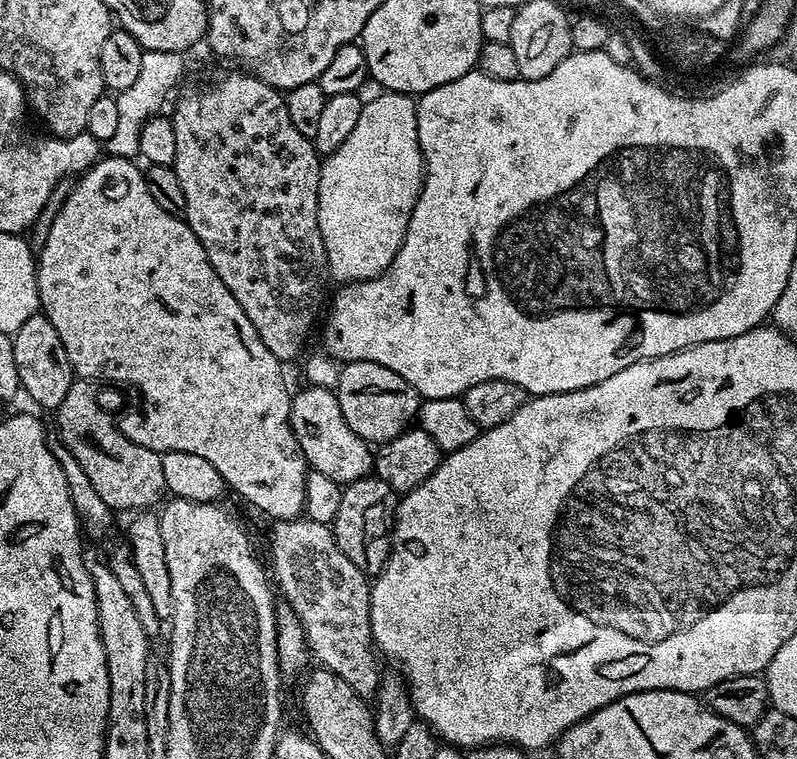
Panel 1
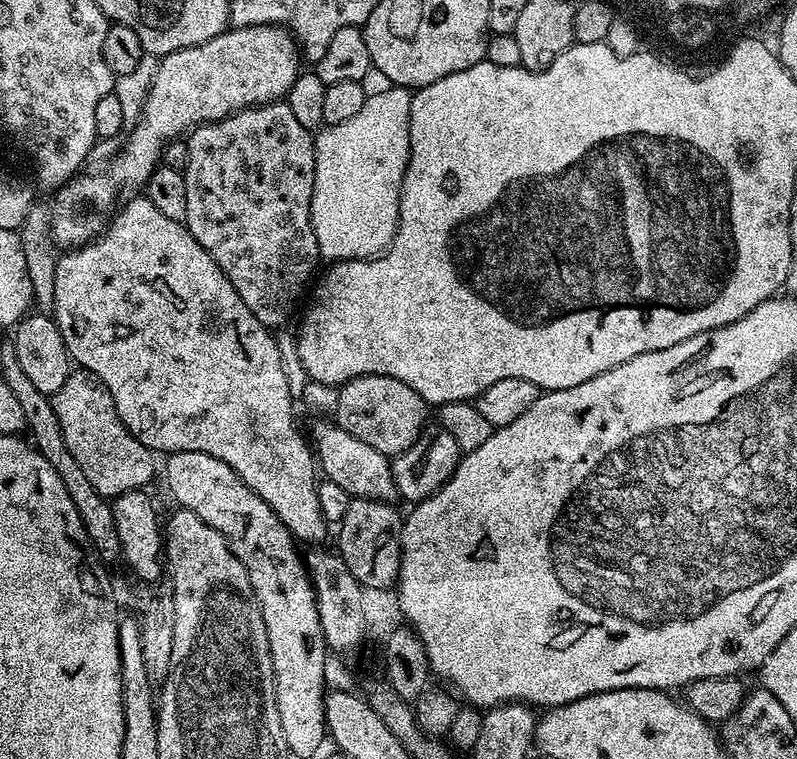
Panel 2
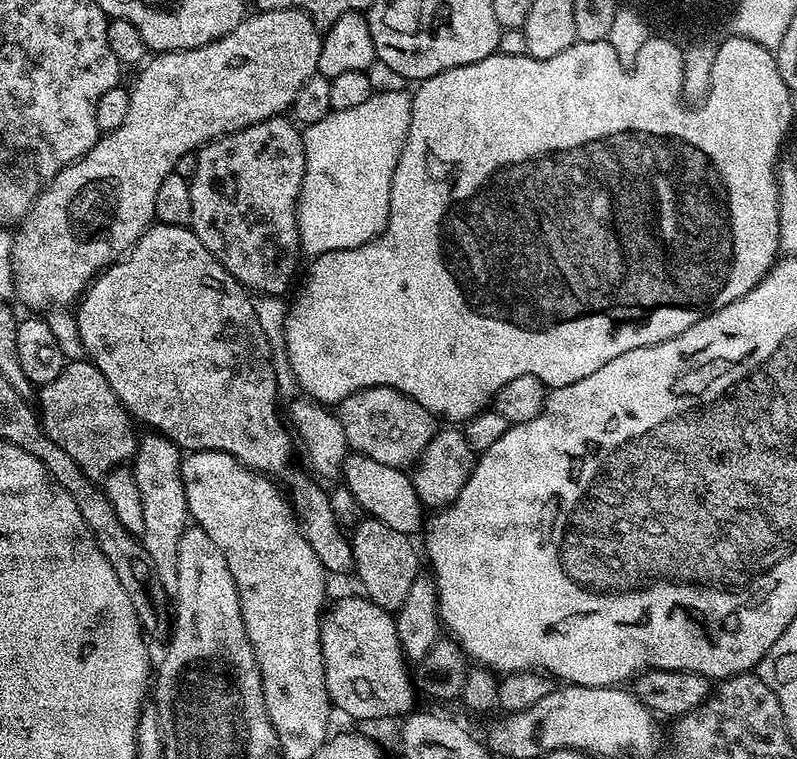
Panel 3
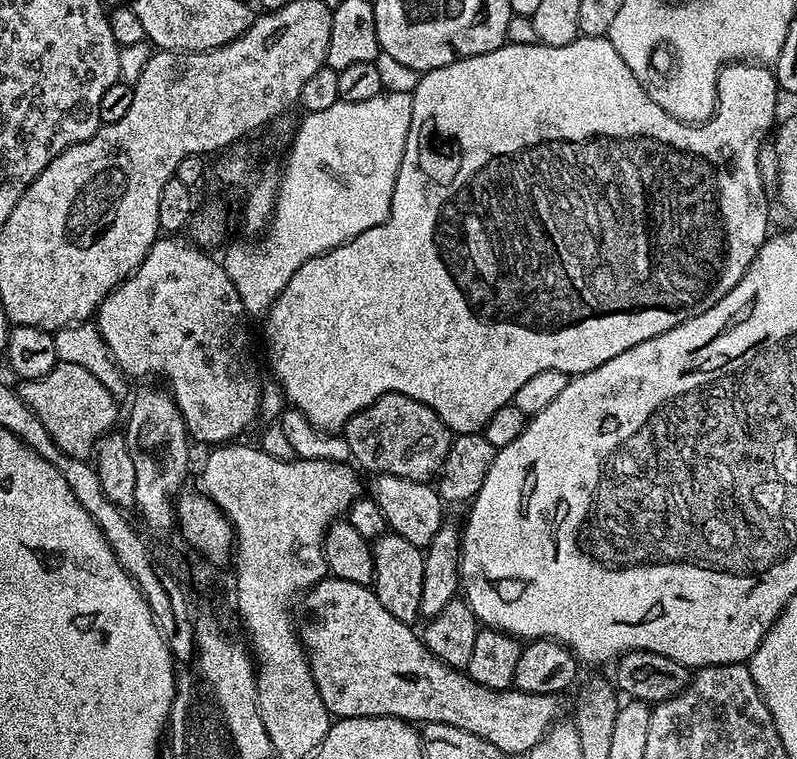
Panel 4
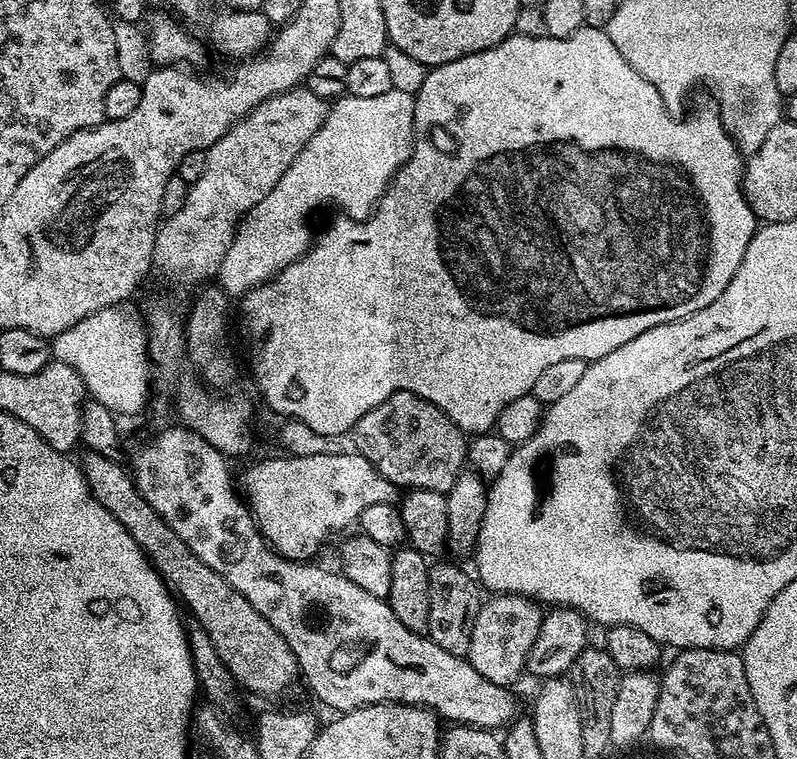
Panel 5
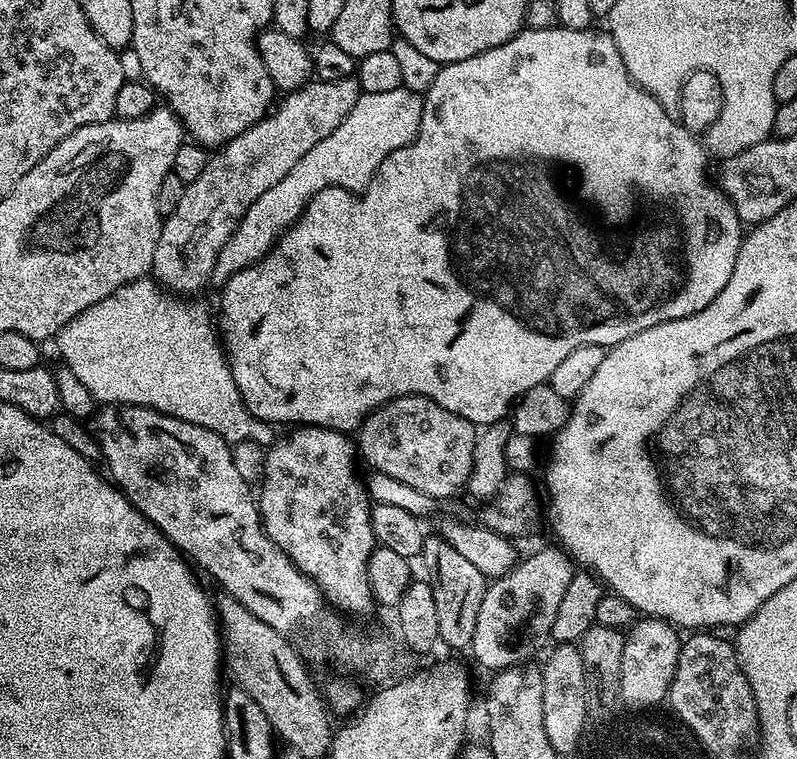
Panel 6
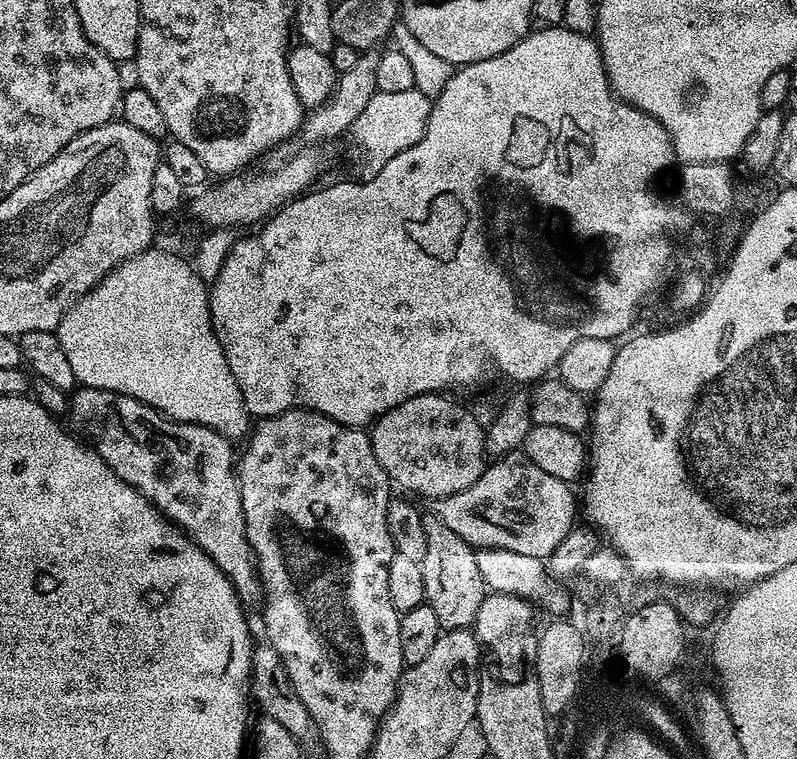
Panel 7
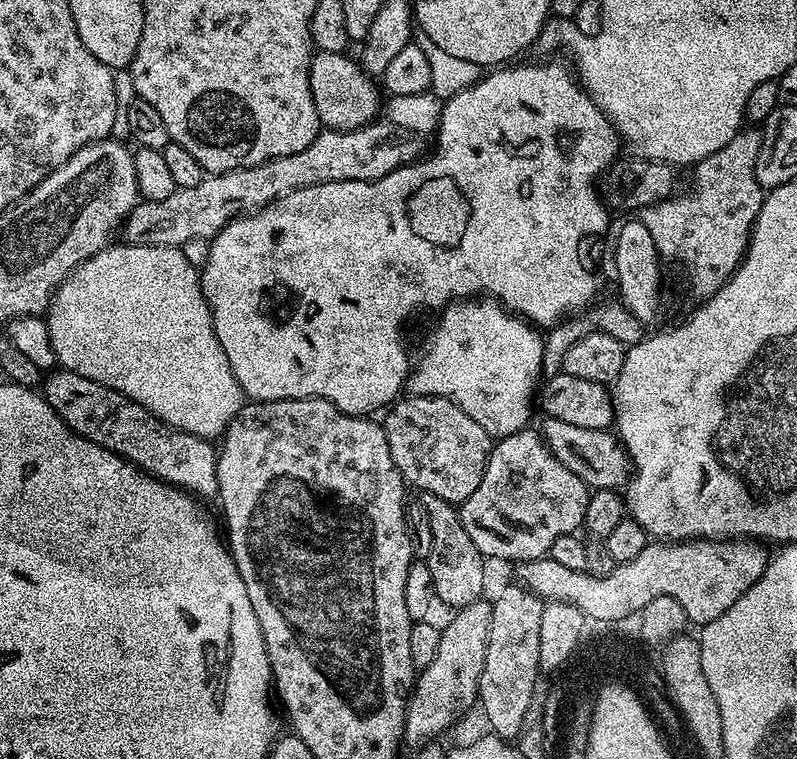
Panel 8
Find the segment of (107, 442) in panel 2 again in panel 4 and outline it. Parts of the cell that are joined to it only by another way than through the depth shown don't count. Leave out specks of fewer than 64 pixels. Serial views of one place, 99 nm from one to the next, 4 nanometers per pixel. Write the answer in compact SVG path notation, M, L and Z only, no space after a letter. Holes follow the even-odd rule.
M57 362L50 374L42 374L42 378L20 380L18 391L22 402L34 410L38 422L46 426L46 434L54 438L54 442L66 454L79 460L88 460L95 453L103 437L117 427L117 397L90 370L82 366L74 366L74 362Z

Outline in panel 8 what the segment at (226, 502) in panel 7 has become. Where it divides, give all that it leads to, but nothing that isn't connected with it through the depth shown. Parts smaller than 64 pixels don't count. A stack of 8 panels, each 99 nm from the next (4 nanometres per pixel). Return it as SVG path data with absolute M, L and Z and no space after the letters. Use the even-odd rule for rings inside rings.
M63 370L49 371L42 380L42 395L68 423L68 427L82 438L118 454L123 460L143 468L159 480L165 480L174 488L200 498L217 495L218 448L213 441L171 428L169 424L150 414L150 410L138 406L138 402L118 394L118 390L110 390L110 386L90 382L90 378L82 378L82 374Z

